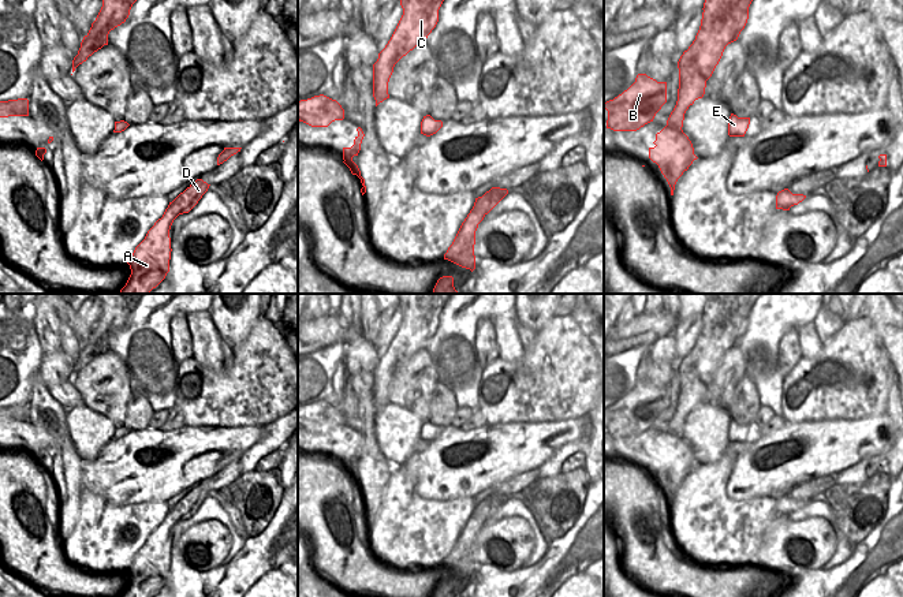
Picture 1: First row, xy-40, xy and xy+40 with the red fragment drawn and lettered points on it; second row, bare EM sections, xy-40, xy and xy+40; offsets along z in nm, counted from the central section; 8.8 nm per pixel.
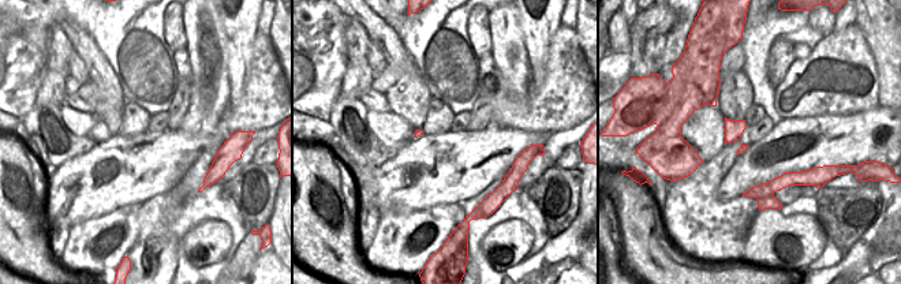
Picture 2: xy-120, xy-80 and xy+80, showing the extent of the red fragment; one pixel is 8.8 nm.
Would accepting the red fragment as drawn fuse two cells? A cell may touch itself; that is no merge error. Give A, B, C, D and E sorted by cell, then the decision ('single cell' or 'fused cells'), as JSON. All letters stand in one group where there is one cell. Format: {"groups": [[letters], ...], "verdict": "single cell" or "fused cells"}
{"groups": [["A", "D"], ["B", "C", "E"]], "verdict": "fused cells"}

